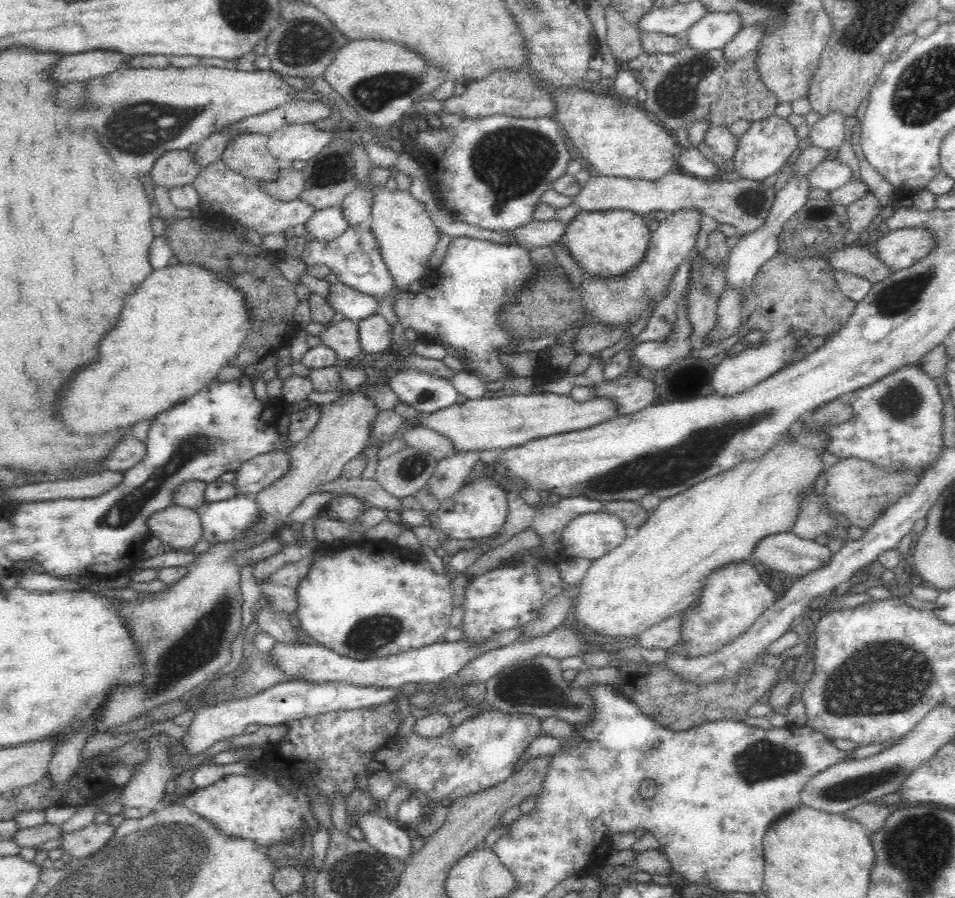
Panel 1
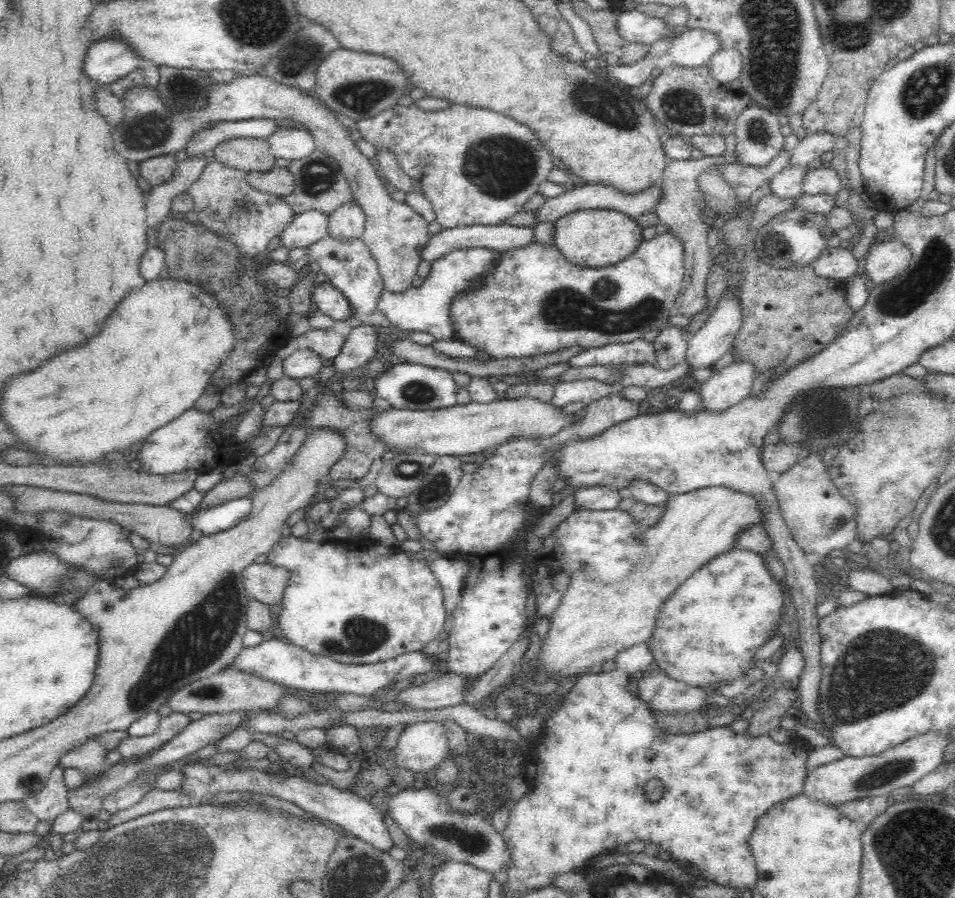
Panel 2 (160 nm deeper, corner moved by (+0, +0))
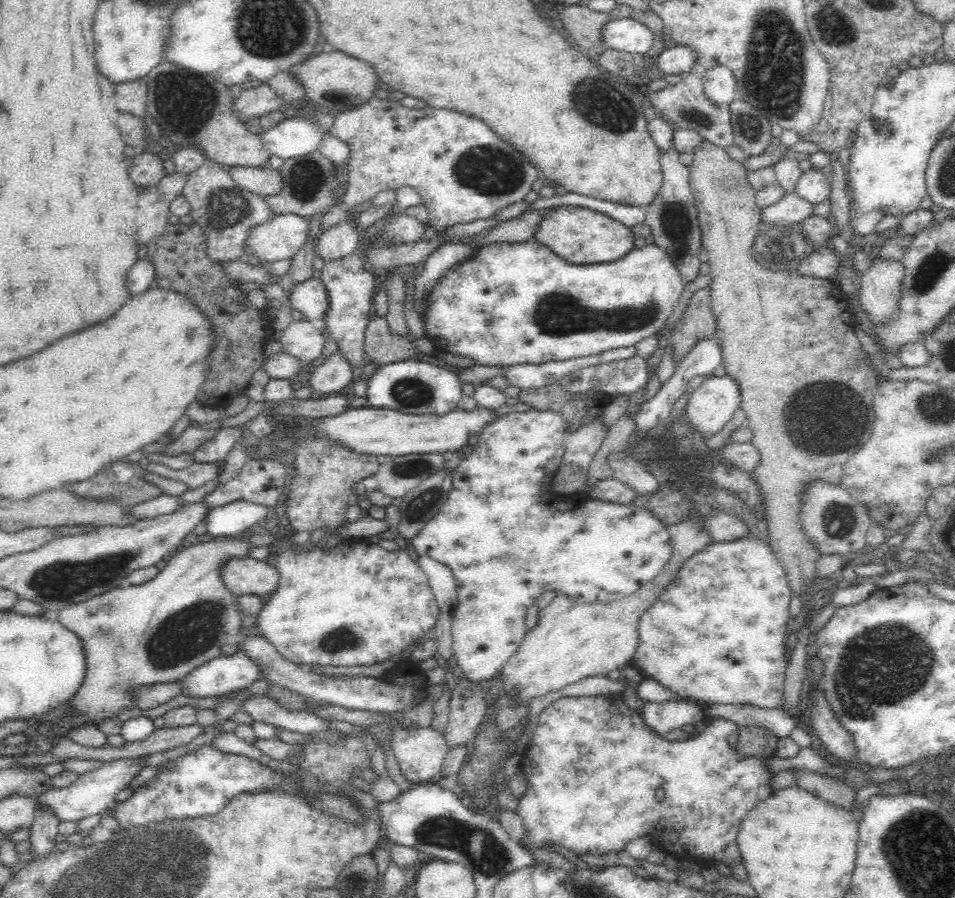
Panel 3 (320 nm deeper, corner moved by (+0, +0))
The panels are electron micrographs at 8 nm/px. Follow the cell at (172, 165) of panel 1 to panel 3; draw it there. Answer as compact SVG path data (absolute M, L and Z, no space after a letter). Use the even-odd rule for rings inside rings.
M137 152L129 161L129 177L137 186L157 183L164 175L163 156L154 152Z

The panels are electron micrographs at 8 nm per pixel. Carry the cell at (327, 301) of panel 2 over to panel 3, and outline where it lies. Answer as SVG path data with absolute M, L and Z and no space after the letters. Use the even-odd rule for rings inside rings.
M304 280L292 288L288 296L290 308L301 312L304 320L311 322L314 327L321 329L322 321L326 318L326 310L330 308L330 299L322 280Z

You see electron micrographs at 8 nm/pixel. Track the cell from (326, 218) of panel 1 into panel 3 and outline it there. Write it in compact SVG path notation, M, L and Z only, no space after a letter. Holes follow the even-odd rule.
M296 214L274 215L271 219L251 228L245 240L244 260L249 256L258 258L262 264L292 258L305 245L309 233L309 219Z

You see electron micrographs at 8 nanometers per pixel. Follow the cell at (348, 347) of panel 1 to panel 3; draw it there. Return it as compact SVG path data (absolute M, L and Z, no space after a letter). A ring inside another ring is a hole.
M306 320L291 321L282 331L279 340L282 343L283 353L295 356L302 362L312 362L322 354L326 335L322 330Z

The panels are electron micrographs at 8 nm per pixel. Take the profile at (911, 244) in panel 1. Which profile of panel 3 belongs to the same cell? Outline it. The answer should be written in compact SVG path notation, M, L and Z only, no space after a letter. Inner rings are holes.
M872 260L861 278L859 302L872 324L886 324L897 316L904 276L902 260Z

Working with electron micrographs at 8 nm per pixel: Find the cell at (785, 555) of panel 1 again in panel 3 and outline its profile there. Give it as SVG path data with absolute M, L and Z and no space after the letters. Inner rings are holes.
M722 511L708 513L703 520L703 528L711 536L712 542L728 542L749 535L745 522Z

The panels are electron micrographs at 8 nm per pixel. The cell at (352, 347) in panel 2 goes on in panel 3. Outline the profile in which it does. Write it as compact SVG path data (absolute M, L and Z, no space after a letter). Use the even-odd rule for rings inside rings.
M338 349L329 356L321 365L310 373L309 387L324 395L339 394L339 391L350 386L353 368Z

